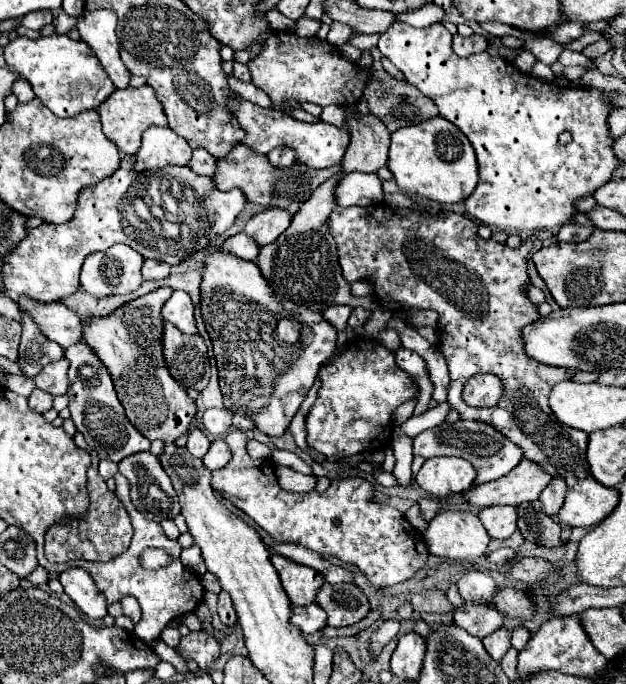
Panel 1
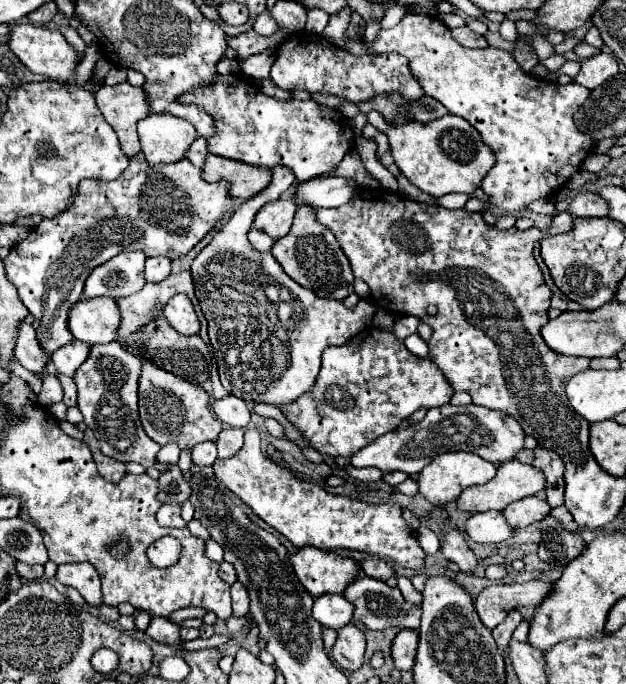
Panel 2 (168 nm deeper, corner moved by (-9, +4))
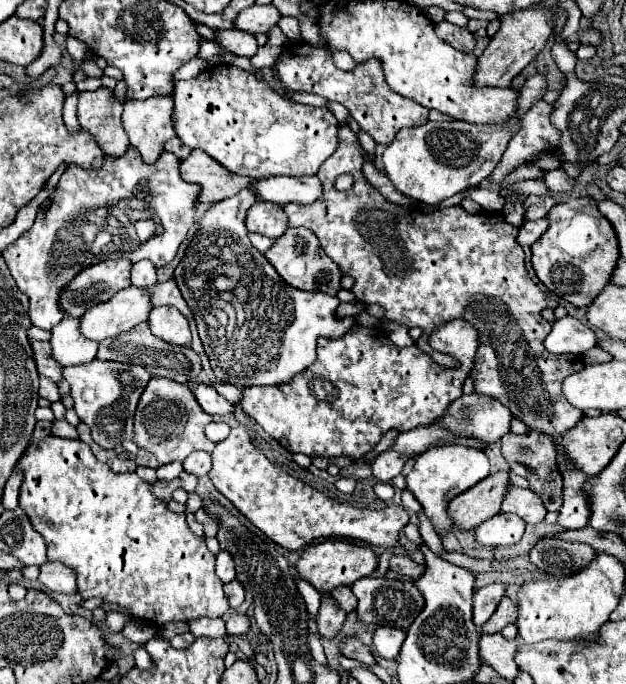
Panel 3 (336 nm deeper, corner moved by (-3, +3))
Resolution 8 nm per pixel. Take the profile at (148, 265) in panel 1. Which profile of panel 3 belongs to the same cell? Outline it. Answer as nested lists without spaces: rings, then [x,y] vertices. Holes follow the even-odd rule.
[[[140,260],[136,264],[132,264],[132,276],[130,276],[134,286],[140,288],[150,288],[156,284],[156,268],[150,260]]]

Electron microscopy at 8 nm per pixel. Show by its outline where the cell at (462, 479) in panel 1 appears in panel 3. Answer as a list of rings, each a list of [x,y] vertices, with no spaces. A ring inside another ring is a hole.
[[[434,446],[416,458],[412,472],[406,476],[406,488],[420,502],[422,510],[434,522],[436,530],[450,530],[452,522],[446,514],[448,502],[454,496],[478,484],[480,480],[484,480],[488,474],[490,474],[490,466],[482,450],[466,448],[466,446]]]

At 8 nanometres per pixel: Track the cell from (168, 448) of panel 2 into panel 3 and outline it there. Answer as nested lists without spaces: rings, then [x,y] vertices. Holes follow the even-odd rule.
[[[170,462],[170,464],[164,464],[164,466],[160,466],[158,470],[158,480],[174,480],[174,478],[178,478],[178,474],[182,472],[182,464],[180,462]]]

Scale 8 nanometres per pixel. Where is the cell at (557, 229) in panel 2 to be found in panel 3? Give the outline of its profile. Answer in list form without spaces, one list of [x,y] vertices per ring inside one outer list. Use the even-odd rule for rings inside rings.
[[[542,218],[542,220],[532,220],[532,222],[524,222],[516,234],[518,238],[518,244],[520,246],[532,246],[548,228],[548,220]]]

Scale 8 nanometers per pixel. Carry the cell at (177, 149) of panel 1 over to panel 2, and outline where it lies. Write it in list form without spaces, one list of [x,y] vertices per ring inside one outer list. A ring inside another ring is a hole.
[[[152,113],[138,123],[138,135],[148,165],[158,165],[184,159],[188,145],[196,139],[196,129],[174,115]]]

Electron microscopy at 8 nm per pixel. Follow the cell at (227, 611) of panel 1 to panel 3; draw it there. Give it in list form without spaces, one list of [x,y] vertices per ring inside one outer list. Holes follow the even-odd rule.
[[[238,580],[224,584],[224,592],[226,592],[226,598],[228,598],[232,610],[236,610],[244,602],[244,588],[242,588],[242,584]]]

